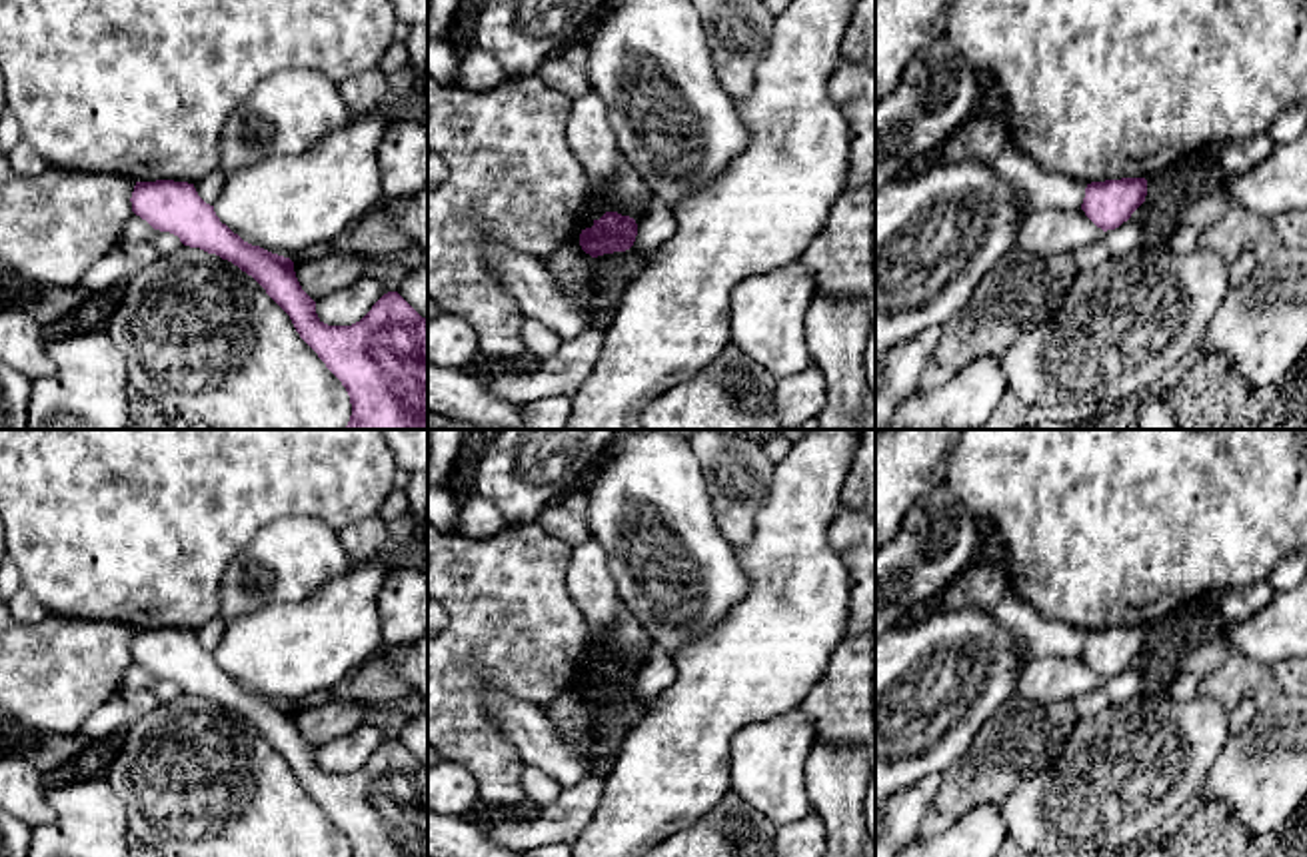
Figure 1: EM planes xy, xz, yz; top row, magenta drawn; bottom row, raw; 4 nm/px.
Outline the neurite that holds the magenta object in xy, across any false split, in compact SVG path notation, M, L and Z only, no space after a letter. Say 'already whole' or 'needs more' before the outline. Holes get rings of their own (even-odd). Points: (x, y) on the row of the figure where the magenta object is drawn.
already whole; M156 180L136 182L132 212L154 230L170 232L184 246L200 248L232 262L252 276L290 316L300 338L318 354L350 396L352 416L344 429L428 429L428 320L398 292L384 294L372 310L352 326L328 326L316 314L316 302L302 290L294 262L244 242L206 204L194 184Z

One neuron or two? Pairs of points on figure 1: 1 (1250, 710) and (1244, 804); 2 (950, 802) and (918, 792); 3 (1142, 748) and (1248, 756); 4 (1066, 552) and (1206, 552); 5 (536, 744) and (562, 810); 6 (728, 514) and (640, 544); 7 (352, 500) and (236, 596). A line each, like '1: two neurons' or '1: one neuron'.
1: two neurons
2: two neurons
3: two neurons
4: one neuron
5: two neurons
6: two neurons
7: two neurons

